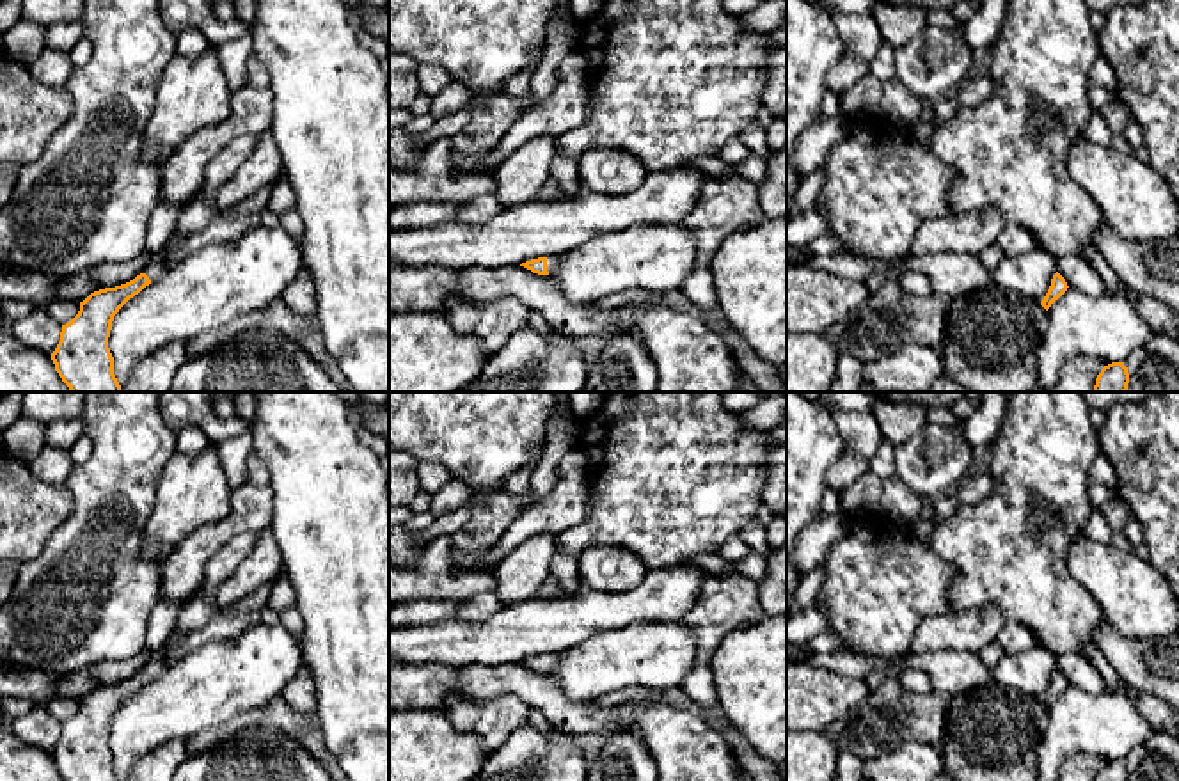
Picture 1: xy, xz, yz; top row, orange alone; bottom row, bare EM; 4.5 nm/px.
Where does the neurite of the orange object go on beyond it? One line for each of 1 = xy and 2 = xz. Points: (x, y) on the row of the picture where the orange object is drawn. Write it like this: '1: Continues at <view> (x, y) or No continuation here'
1: Continues at xy (157, 268)
2: Continues at xz (553, 261)

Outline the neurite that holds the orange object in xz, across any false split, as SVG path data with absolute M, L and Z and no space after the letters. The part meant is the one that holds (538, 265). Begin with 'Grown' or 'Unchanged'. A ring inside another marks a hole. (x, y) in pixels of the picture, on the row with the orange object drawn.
Grown. M547 256L522 263L520 266L538 275L550 275L559 268L561 256Z

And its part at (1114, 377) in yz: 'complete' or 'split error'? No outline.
complete

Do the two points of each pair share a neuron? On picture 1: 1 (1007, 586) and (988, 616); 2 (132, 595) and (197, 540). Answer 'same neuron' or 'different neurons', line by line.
1: different neurons
2: different neurons

